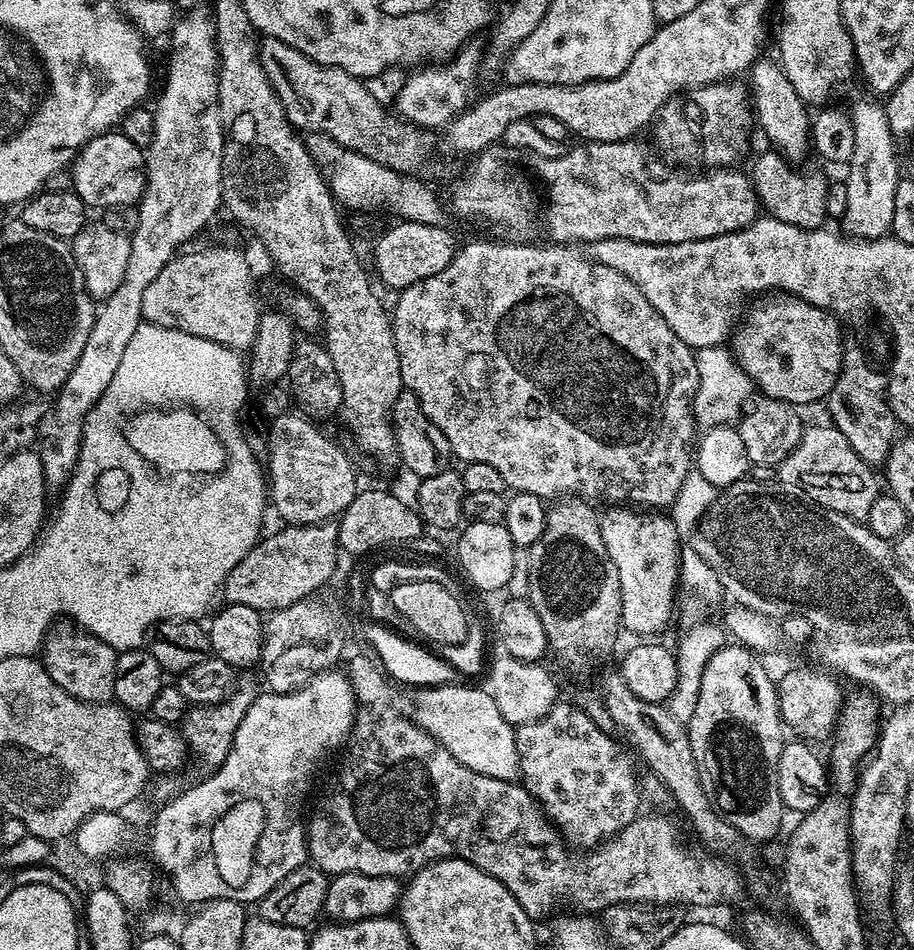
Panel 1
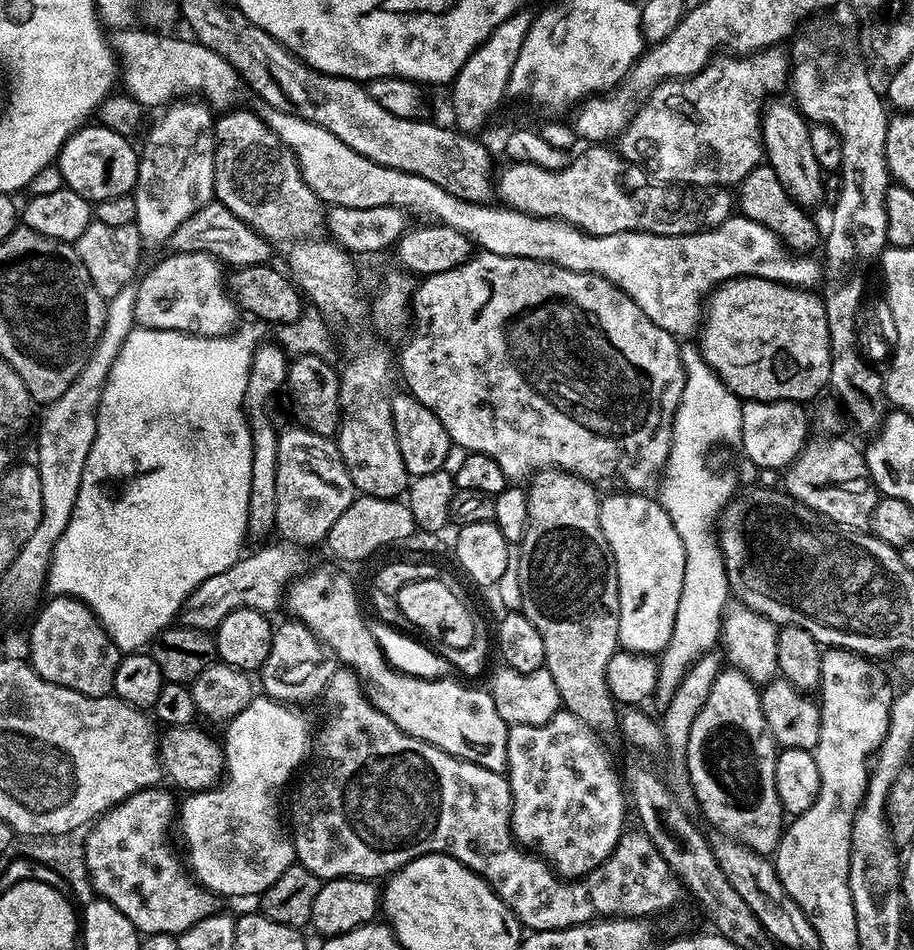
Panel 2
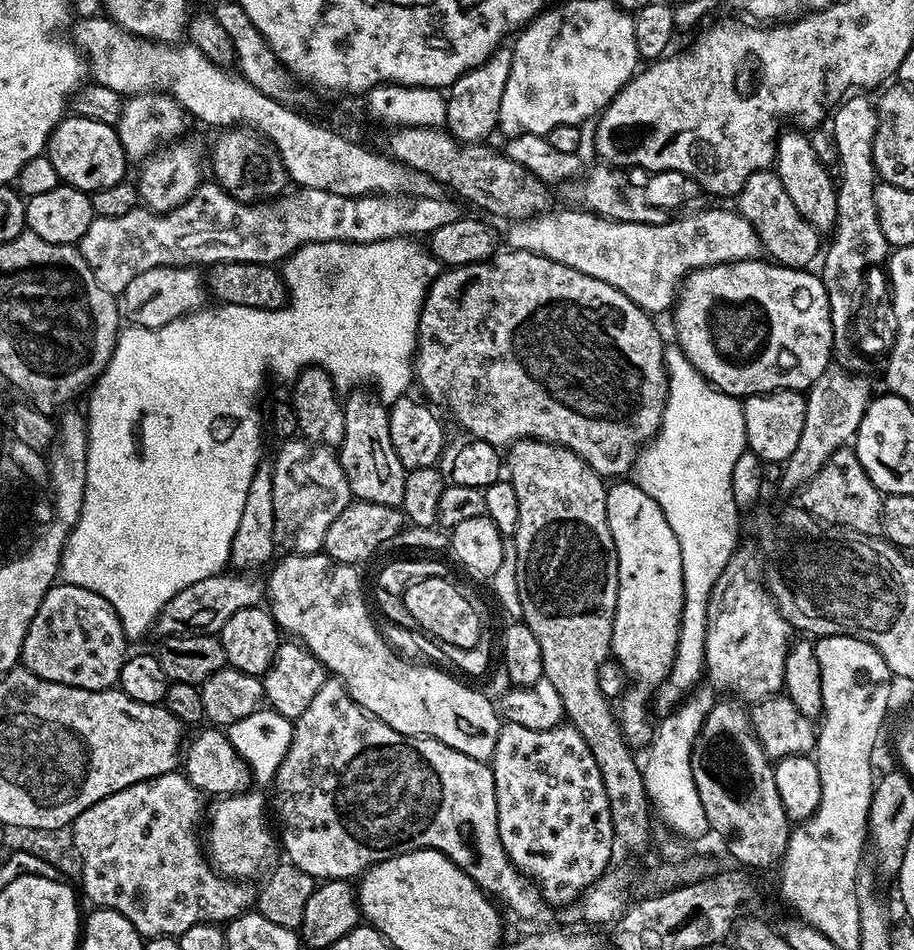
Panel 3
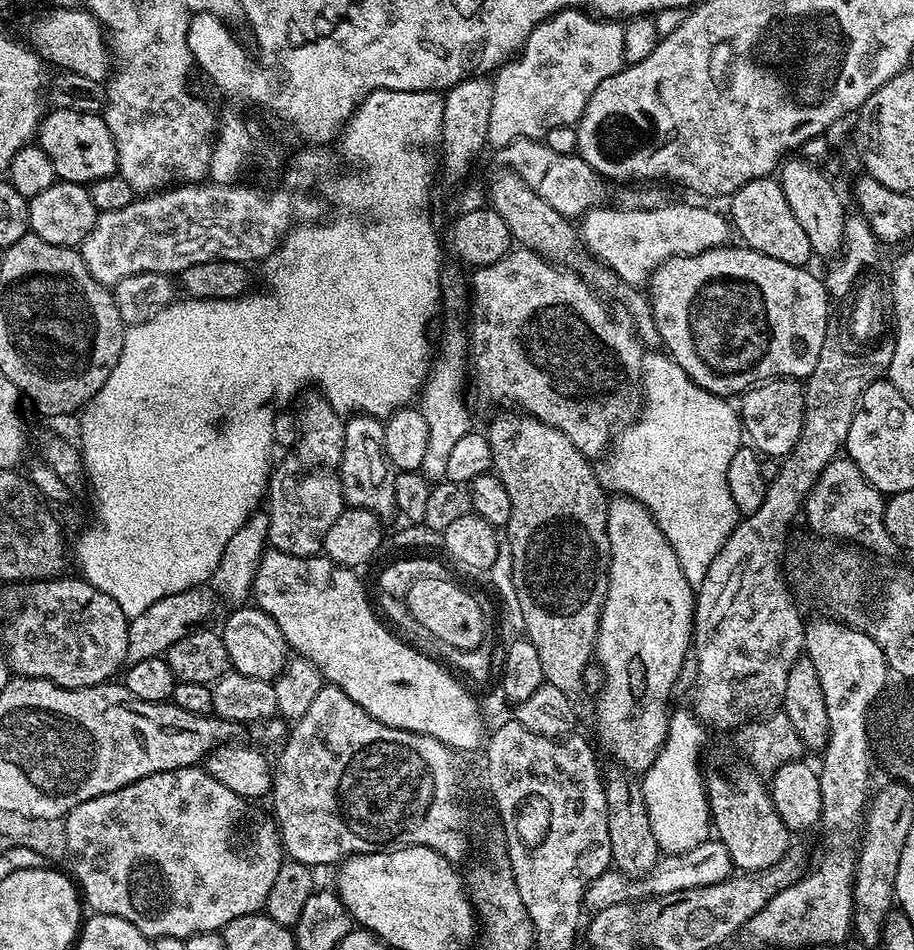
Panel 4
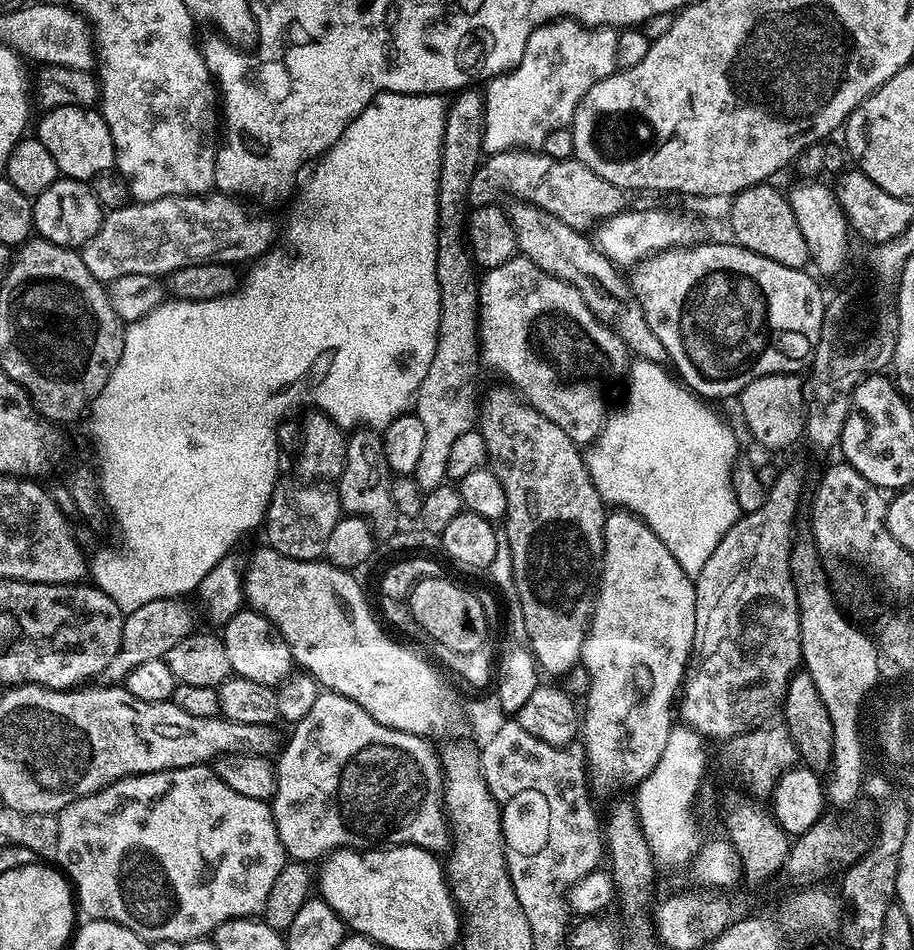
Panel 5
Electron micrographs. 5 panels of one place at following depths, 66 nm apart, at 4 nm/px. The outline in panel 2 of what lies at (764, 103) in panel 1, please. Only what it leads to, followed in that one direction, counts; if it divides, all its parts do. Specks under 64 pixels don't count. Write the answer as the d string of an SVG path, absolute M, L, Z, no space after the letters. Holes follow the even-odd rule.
M773 99L762 113L760 134L764 141L766 163L778 174L778 182L796 199L805 210L812 210L816 203L824 200L826 173L818 166L814 150L810 150L810 124L800 113L795 103Z

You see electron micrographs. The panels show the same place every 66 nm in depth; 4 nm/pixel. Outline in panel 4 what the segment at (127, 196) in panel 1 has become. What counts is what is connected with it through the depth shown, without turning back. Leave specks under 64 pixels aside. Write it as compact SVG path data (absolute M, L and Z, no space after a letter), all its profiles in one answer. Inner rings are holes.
M53 107L40 121L38 143L61 181L88 186L117 171L114 138L103 115L95 112Z

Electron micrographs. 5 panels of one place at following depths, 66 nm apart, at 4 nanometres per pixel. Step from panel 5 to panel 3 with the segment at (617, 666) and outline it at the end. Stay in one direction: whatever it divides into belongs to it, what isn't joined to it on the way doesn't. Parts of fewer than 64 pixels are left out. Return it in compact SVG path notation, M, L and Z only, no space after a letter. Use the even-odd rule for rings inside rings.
M612 482L607 485L607 490L606 522L610 522L610 534L614 538L614 546L616 547L616 560L618 563L620 563L618 566L618 598L616 599L616 609L614 610L614 626L612 627L611 655L620 663L625 677L627 677L627 679L630 681L630 686L625 687L623 696L619 697L618 700L618 719L620 721L621 728L624 729L624 736L626 739L628 739L629 745L647 745L654 735L653 721L648 721L648 714L650 716L650 701L653 699L653 697L655 697L656 688L666 678L666 674L670 674L672 663L674 662L674 654L678 650L678 636L680 634L680 623L682 622L684 610L682 550L678 546L678 538L674 538L674 530L670 530L670 522L666 522L666 514L662 510L662 506L658 506L658 502L654 502L654 498L650 498L650 494L646 494L646 490L639 488L635 482Z

